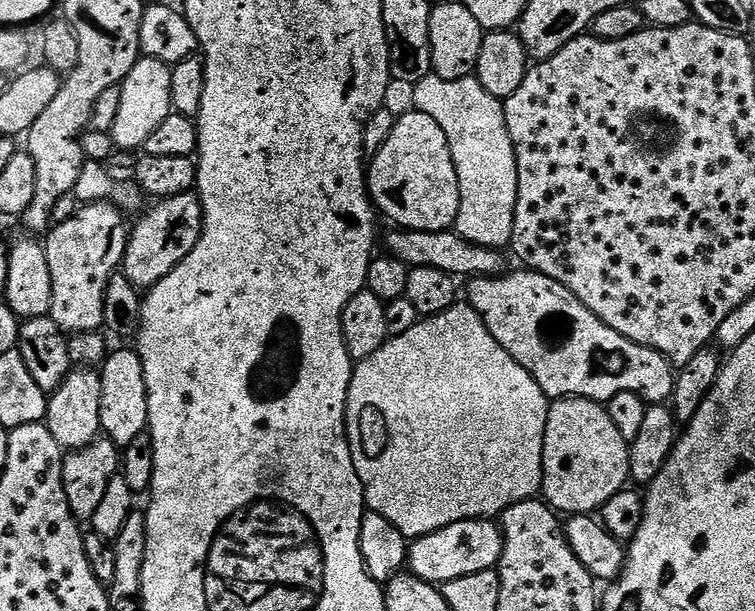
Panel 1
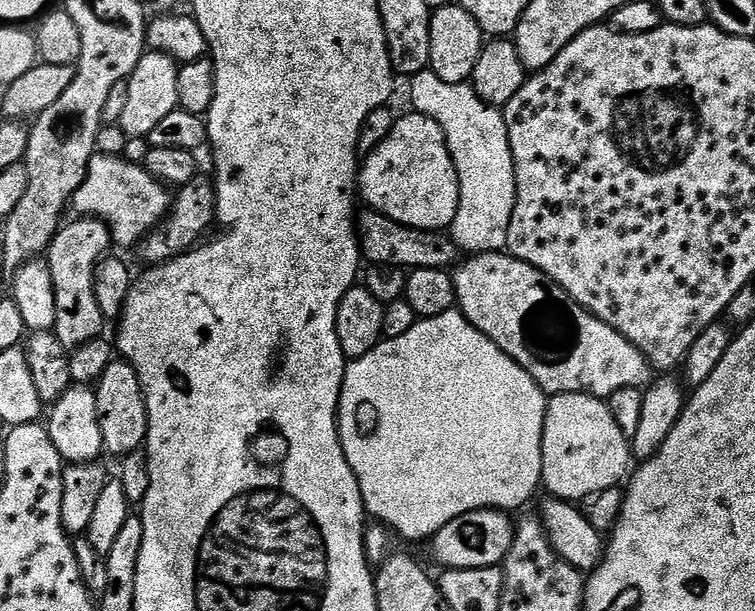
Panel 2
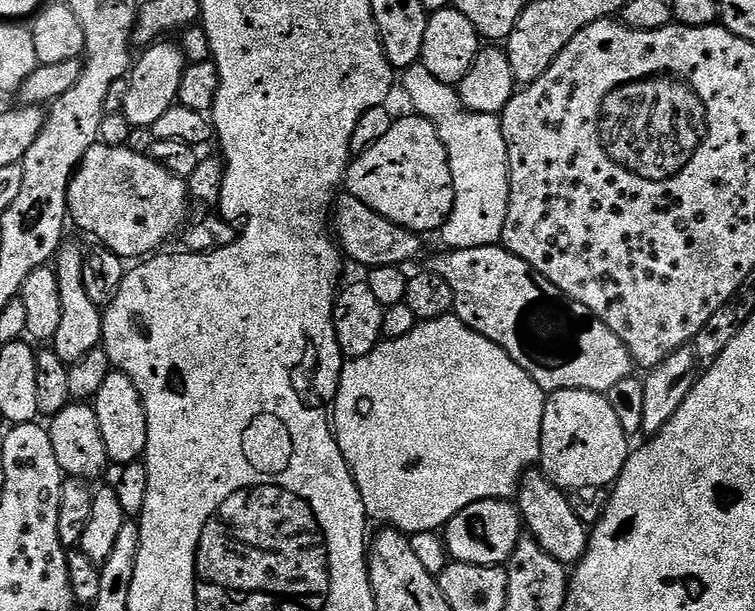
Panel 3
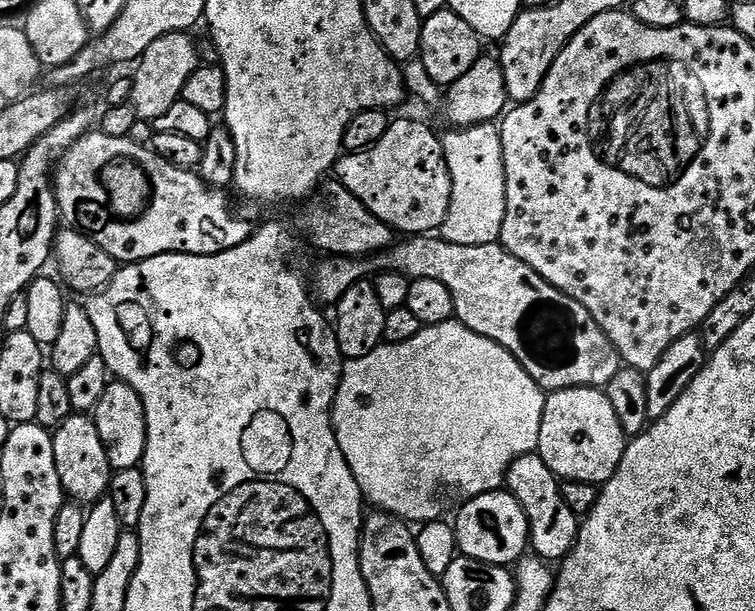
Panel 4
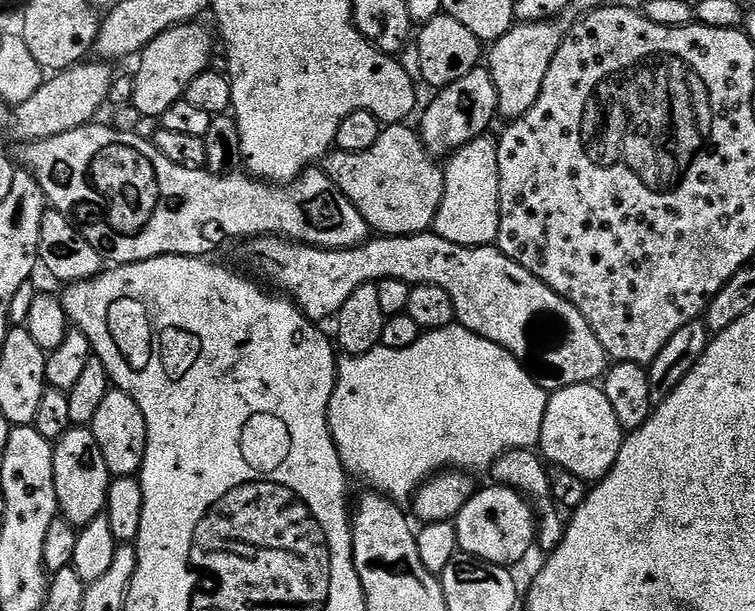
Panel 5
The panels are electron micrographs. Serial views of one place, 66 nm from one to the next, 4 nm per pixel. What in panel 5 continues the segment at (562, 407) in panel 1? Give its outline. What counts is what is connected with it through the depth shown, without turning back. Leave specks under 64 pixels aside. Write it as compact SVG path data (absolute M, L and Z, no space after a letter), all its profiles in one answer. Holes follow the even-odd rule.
M589 382L559 388L549 395L538 448L549 465L564 468L584 481L598 482L614 466L625 435L603 387Z

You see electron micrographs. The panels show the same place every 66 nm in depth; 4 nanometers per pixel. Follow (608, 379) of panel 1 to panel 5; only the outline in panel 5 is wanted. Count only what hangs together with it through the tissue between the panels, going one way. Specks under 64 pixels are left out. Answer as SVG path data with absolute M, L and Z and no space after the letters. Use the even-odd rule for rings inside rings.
M429 230L413 236L380 236L369 238L359 248L315 248L309 244L298 244L294 240L281 238L276 234L258 236L251 241L248 248L248 260L261 272L268 276L273 289L287 294L307 314L309 320L321 322L335 317L340 307L363 284L375 284L377 280L398 278L413 286L433 284L442 286L446 294L450 294L450 302L454 302L456 318L462 327L474 334L502 346L551 394L559 388L578 386L596 382L603 377L610 367L610 357L598 342L594 330L590 330L590 322L582 318L582 314L570 302L566 302L546 282L534 278L526 266L506 258L499 247L471 248L458 246L454 242L446 242L446 238L437 236Z

